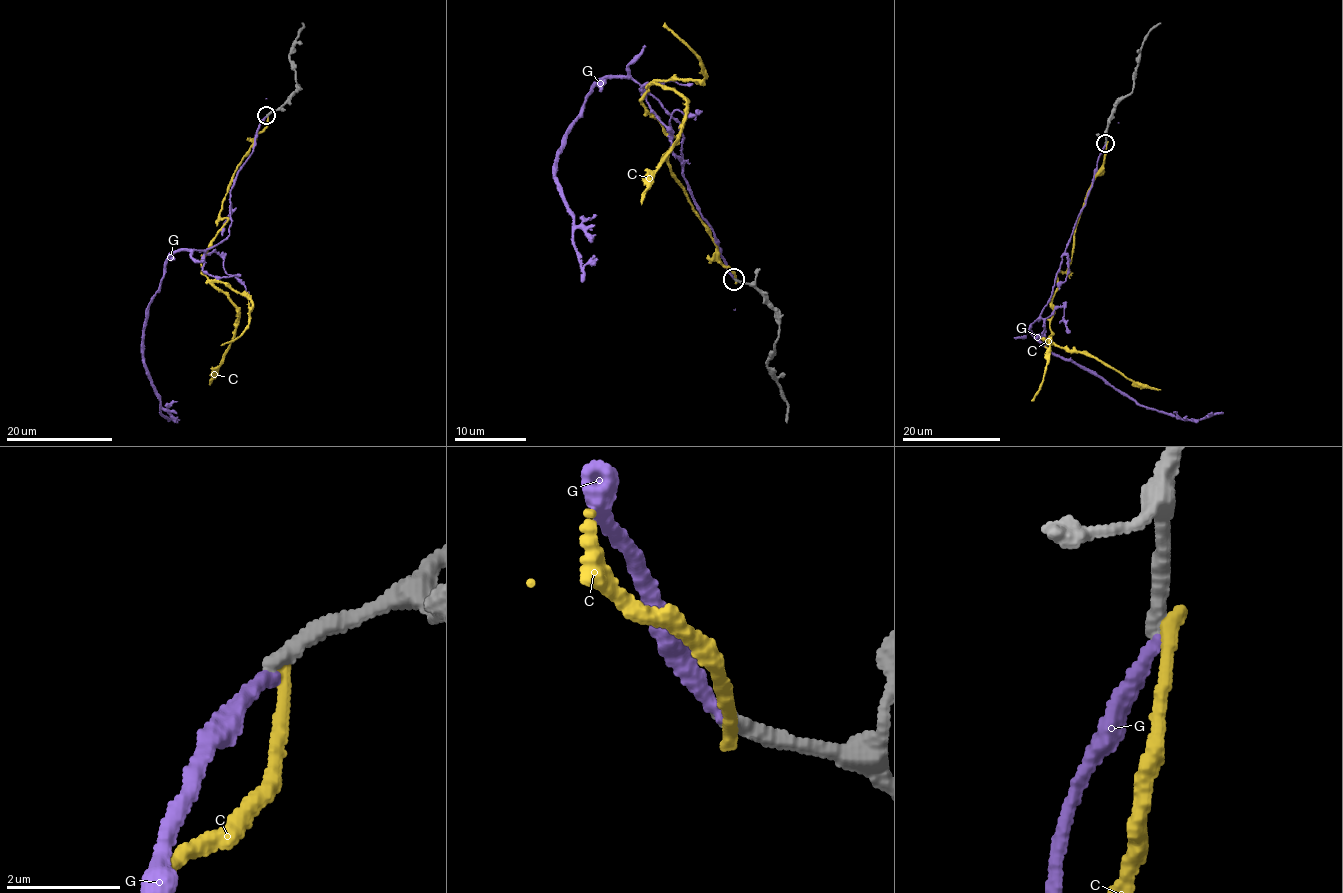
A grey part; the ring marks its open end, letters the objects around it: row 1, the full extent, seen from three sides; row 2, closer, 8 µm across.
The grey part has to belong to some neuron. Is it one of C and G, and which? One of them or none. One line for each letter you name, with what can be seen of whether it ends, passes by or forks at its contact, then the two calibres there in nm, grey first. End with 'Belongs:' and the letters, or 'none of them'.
Belongs: none of them

